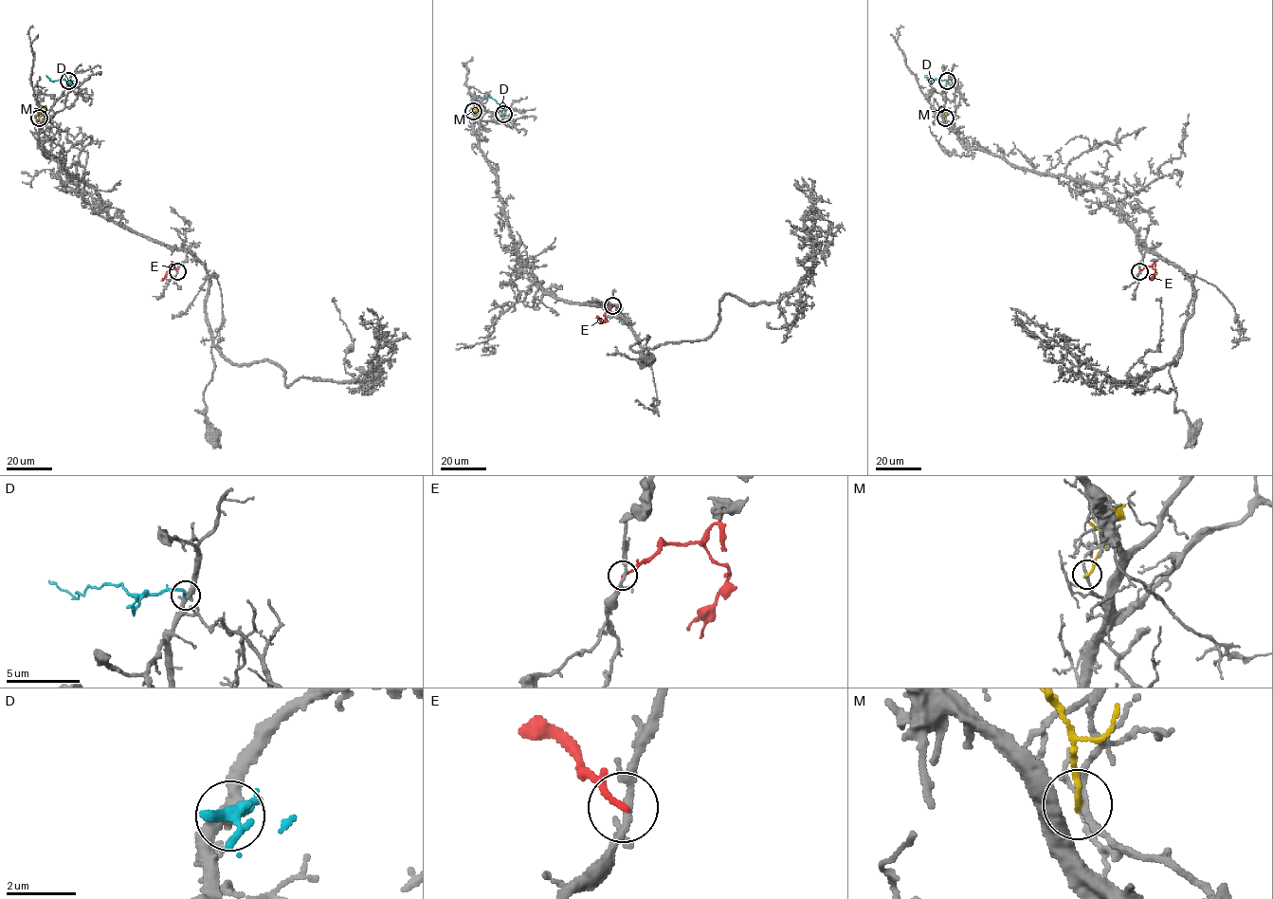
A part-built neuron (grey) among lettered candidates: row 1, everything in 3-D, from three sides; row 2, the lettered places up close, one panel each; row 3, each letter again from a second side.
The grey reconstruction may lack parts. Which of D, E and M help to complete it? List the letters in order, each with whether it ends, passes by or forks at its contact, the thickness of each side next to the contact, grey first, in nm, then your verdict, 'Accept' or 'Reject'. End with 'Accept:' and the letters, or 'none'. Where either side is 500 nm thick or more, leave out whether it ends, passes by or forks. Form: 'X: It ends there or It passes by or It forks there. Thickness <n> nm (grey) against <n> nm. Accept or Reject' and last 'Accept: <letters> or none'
D: It ends there. Thickness 400 nm (grey) against 180 nm. Accept
E: It ends there. Thickness 170 nm (grey) against 160 nm. Reject
M: It ends there. Thickness 180 nm (grey) against 160 nm. Reject
Accept: D

